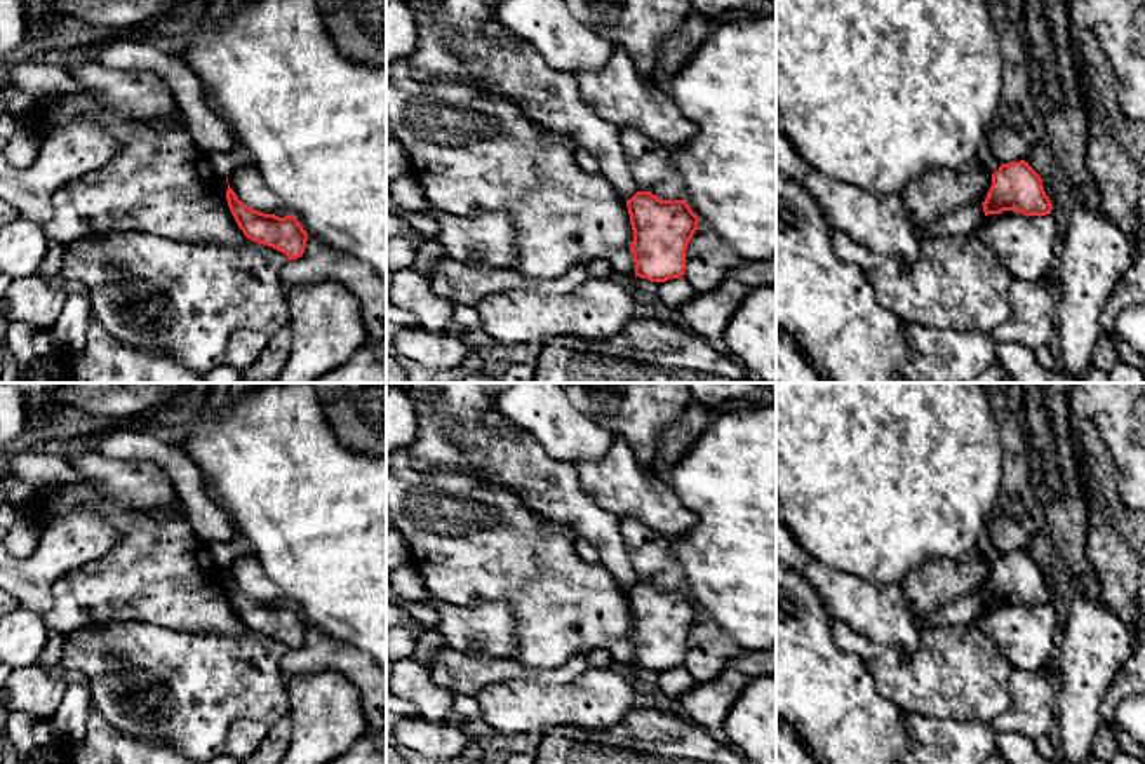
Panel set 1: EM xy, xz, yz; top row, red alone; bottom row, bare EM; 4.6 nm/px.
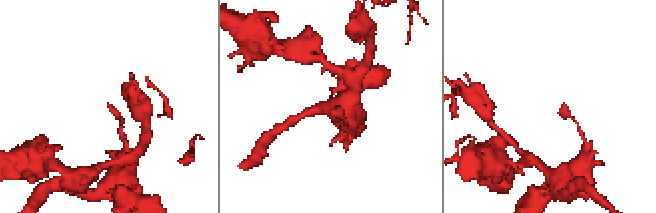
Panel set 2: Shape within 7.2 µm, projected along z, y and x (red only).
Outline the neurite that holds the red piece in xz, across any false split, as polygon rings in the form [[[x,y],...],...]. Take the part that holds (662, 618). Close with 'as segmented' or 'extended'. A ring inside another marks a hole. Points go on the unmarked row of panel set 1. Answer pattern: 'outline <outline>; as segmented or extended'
outline [[[637,581],[626,597],[635,667],[658,674],[684,667],[686,640],[700,613],[687,590],[661,590],[651,581]]]; as segmented

